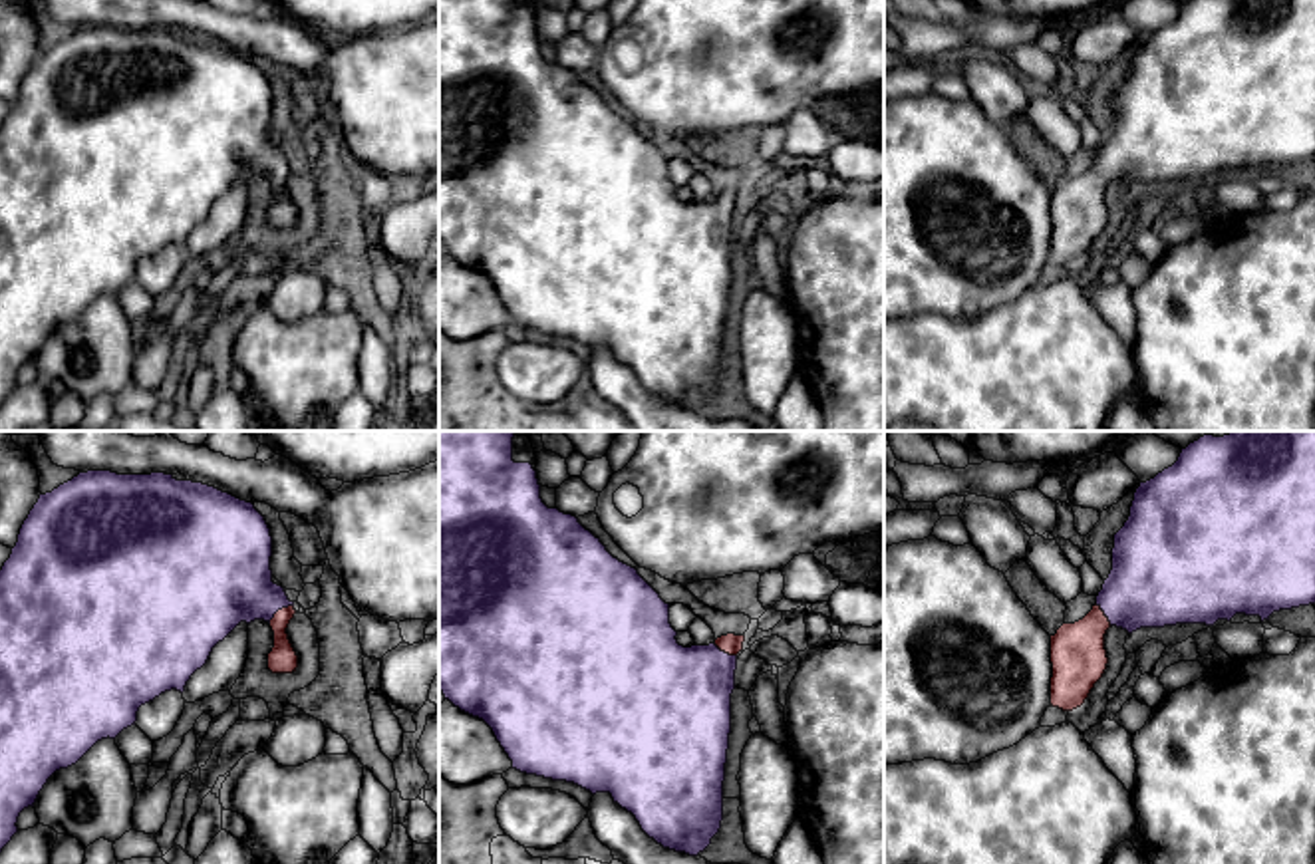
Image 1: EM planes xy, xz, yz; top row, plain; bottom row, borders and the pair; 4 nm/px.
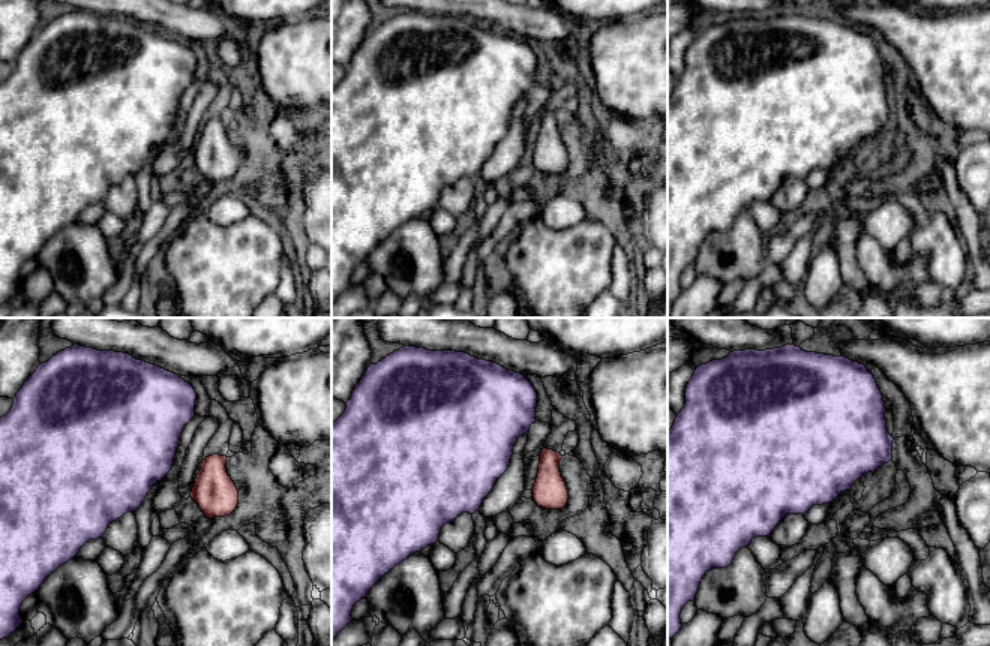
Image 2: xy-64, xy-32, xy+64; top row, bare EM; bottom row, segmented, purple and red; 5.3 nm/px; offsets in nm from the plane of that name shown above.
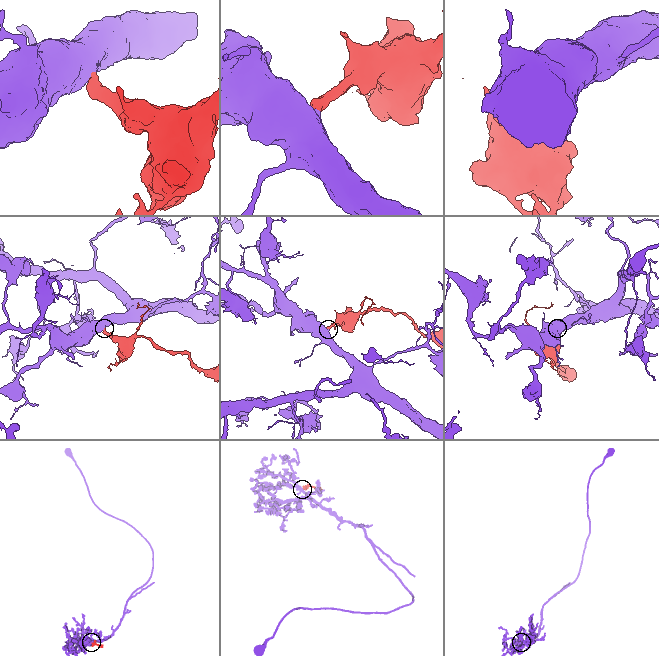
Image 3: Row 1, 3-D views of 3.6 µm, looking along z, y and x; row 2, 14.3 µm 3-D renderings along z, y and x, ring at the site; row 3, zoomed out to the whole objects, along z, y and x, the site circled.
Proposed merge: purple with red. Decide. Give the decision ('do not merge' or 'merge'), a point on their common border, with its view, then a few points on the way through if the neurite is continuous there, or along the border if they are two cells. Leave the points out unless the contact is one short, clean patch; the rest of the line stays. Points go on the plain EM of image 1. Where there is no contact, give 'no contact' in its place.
merge | xy (279, 163) | across xy (225, 134), (235, 144), (279, 163), (283, 213)

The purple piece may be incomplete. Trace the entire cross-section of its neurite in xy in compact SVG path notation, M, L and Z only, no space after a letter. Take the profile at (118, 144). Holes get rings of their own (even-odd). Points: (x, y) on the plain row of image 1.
M87 26L52 48L40 50L20 83L10 113L0 125L0 407L18 387L20 367L34 361L40 346L56 326L75 320L97 296L115 294L123 284L135 280L141 260L171 244L183 248L191 230L207 218L213 203L240 177L268 177L274 187L268 224L272 228L296 226L298 211L286 189L296 165L284 143L272 137L270 111L270 83L254 60L203 38L177 36L165 28L117 30L111 26Z

